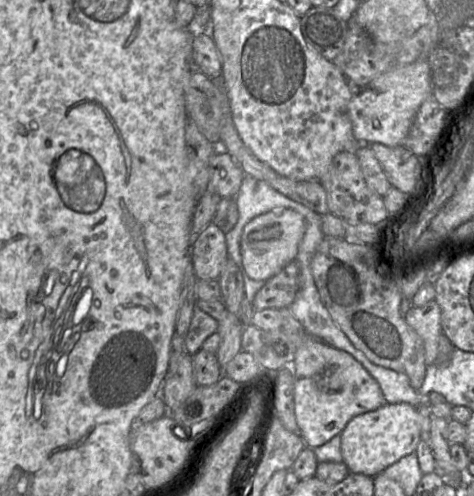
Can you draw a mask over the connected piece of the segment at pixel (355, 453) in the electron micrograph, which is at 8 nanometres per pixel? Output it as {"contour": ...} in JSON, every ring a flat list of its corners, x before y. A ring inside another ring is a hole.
{"contour":[[385,403,381,407,353,417,341,432,341,453,343,462,352,473,360,473,374,478,388,466,402,457,415,452,421,439,421,413,409,403]]}

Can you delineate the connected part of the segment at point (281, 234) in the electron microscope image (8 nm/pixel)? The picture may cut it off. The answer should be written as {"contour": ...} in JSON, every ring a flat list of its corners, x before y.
{"contour":[[275,208,249,221,244,226,240,241,242,267,247,276,252,280,266,282,277,275,296,259,304,233,303,216,288,208]]}

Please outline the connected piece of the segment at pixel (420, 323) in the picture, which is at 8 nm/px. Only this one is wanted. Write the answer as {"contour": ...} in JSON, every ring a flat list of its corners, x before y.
{"contour":[[432,300,422,307,412,307,405,319,424,343,426,365,434,364,438,358,440,337,443,334,438,303]]}

